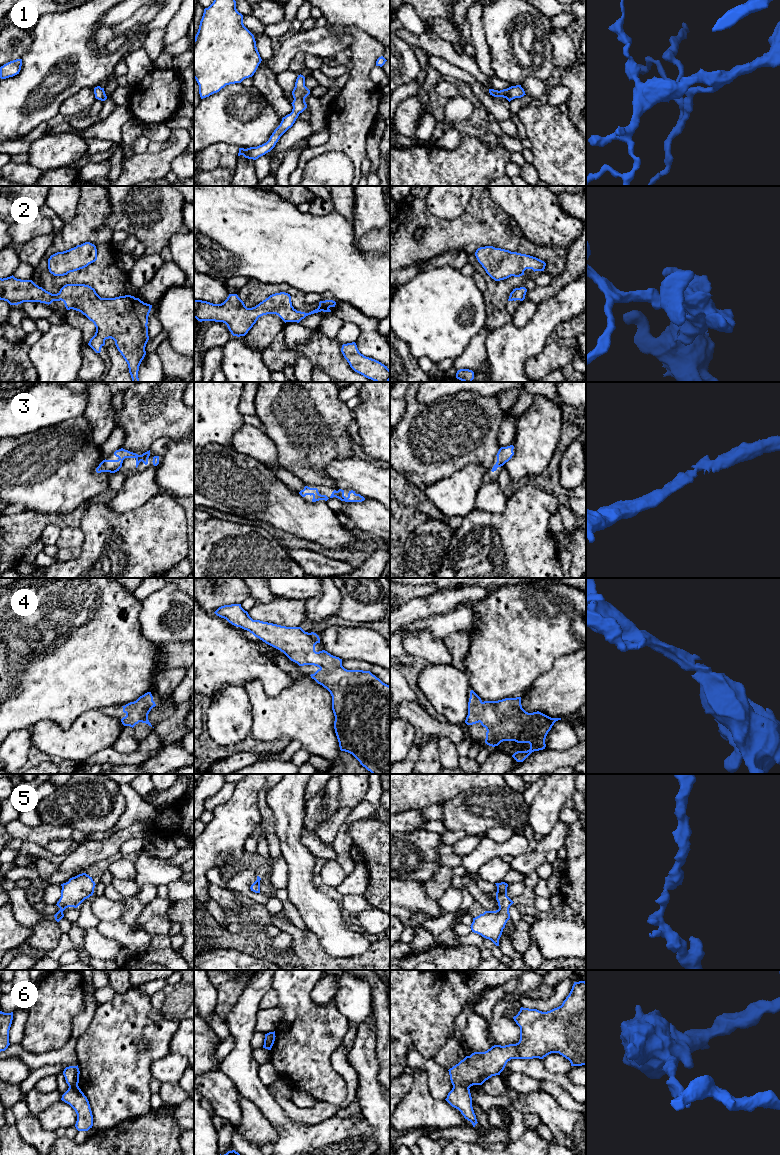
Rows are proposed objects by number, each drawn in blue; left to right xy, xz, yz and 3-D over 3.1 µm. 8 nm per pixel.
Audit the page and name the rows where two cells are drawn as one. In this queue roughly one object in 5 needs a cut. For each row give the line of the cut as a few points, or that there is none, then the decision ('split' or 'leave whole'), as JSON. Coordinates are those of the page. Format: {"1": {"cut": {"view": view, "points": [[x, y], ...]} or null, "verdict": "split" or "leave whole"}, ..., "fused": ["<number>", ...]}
{"1": {"cut": null, "verdict": "leave whole"}, "2": {"cut": null, "verdict": "leave whole"}, "3": {"cut": null, "verdict": "leave whole"}, "4": {"cut": null, "verdict": "leave whole"}, "5": {"cut": null, "verdict": "leave whole"}, "6": {"cut": {"view": "yz", "points": [[453, 1086], [468, 1088]]}, "verdict": "split"}, "fused": ["6"]}

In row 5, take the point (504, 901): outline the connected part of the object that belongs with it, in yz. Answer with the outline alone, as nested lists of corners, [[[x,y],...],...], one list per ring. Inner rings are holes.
[[[507,883],[495,884],[497,886],[496,900],[499,909],[496,911],[485,911],[483,914],[473,918],[470,927],[472,932],[491,940],[496,946],[499,946],[499,939],[503,929],[510,919],[509,908],[514,902],[507,896]]]

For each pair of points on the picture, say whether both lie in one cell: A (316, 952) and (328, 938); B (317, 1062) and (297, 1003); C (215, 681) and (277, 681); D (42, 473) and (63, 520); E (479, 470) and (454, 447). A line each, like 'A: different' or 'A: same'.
A: different
B: same
C: same
D: different
E: different

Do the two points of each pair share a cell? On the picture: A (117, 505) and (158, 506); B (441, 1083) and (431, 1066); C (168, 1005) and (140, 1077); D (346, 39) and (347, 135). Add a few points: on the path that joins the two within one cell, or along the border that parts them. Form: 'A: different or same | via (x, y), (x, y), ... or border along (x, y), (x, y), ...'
A: different | border along (159, 493), (138, 507), (123, 512), (116, 512)
B: same | via (439, 1079), (434, 1070)
C: different | border along (149, 997), (150, 1004), (164, 1017), (179, 1022)
D: different | border along (347, 27), (347, 32), (351, 36), (348, 47)

